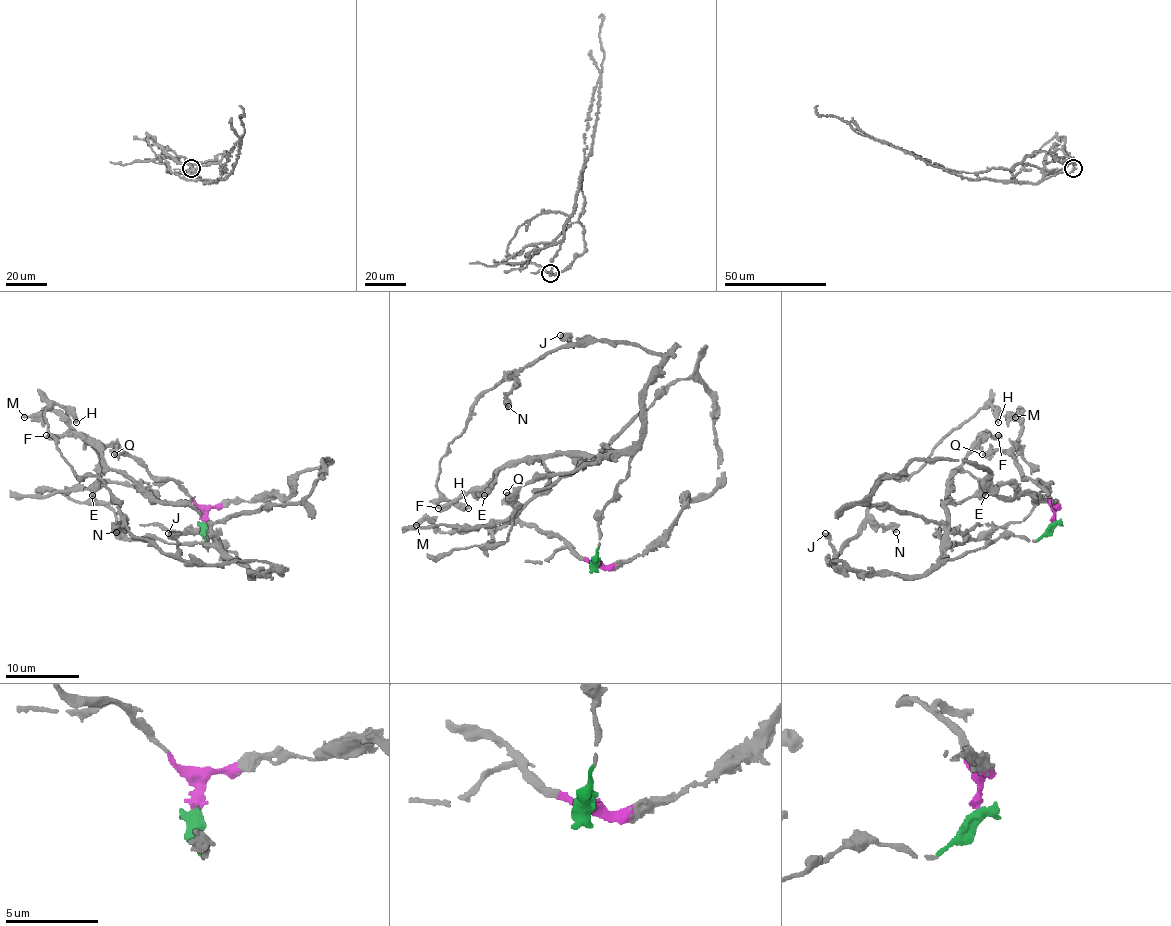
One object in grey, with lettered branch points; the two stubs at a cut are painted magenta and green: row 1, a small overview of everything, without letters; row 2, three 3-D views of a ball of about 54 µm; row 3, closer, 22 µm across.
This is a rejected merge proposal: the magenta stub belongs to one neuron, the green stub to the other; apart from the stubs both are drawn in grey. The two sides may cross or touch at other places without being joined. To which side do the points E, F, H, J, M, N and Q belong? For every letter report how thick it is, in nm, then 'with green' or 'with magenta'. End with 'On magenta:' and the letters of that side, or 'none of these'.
E: 280 nm | with green
F: 500 nm | with green
H: 320 nm | with green
J: 460 nm | with green
M: 240 nm | with magenta
N: 320 nm | with green
Q: 420 nm | with magenta
On magenta: M, Q

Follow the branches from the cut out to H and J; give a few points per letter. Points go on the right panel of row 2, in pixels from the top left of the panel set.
H: (1054, 521), (921, 575), (830, 564), (880, 478), (915, 473), (989, 404), (998, 423)
J: (1054, 521), (1035, 540), (1002, 536), (921, 575), (861, 575), (843, 560), (830, 564), (834, 545), (824, 534)

